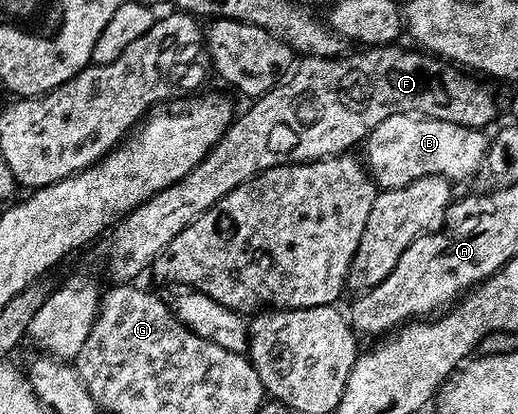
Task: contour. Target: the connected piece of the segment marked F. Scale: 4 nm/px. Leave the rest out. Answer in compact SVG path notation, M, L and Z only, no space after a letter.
M389 44L356 48L341 54L339 58L301 57L291 73L273 90L259 95L253 101L256 103L245 114L237 113L233 117L232 123L226 128L215 148L186 177L175 182L170 188L158 192L153 198L147 198L143 204L134 207L111 227L112 239L108 242L108 250L100 245L95 247L98 261L104 262L108 258L108 274L113 278L111 281L116 284L135 283L136 277L151 267L158 252L162 252L162 248L166 248L166 244L170 244L170 240L174 240L174 236L178 236L182 228L194 224L194 220L198 220L202 212L218 204L222 196L234 192L234 188L238 188L255 174L261 174L262 171L275 166L317 162L319 158L347 154L353 148L359 147L368 134L378 128L382 120L386 120L386 116L418 114L425 118L446 120L450 124L462 124L475 130L488 128L496 118L496 98L492 95L491 88L483 86L479 77L465 72L459 65L431 53L416 50L403 50L400 44Z

